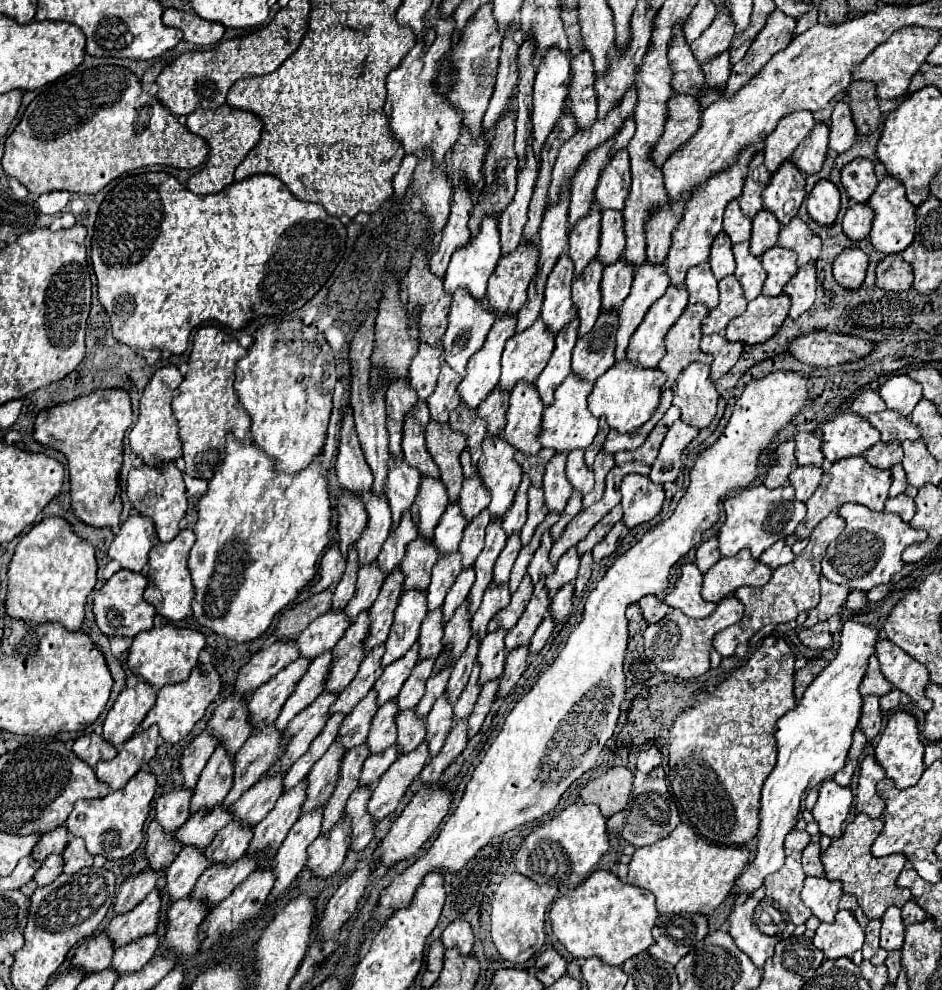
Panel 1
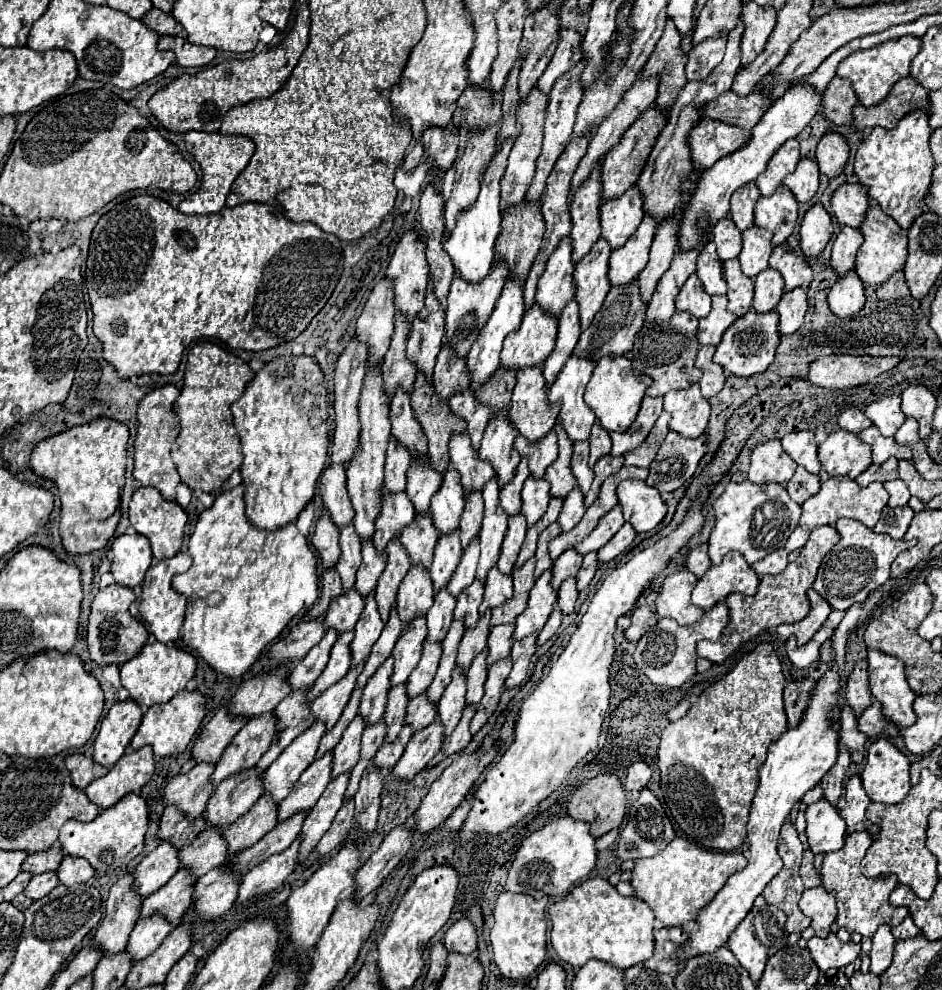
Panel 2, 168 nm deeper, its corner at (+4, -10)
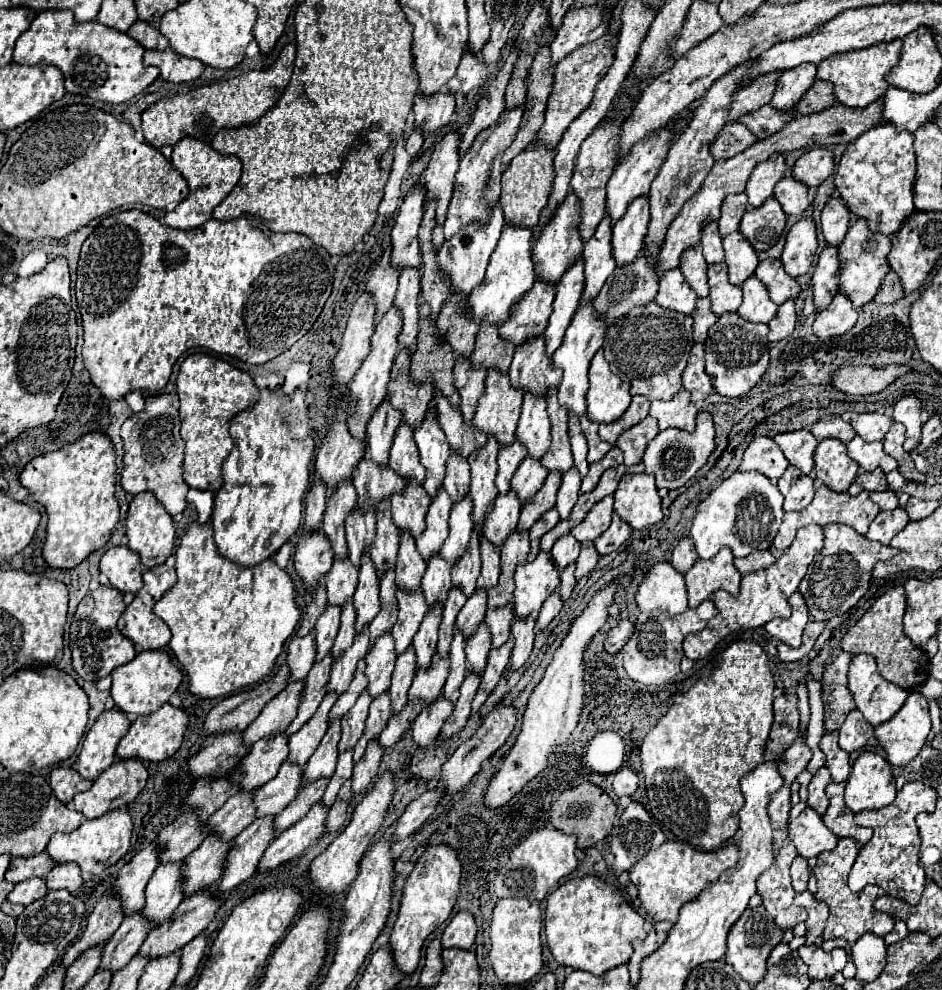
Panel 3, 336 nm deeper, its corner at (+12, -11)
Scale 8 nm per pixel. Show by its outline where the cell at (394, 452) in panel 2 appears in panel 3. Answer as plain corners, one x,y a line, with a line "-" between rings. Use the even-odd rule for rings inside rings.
386,398
372,414
366,426
366,440
368,440
368,454
374,462
386,466
390,454
390,440
394,440
394,428
402,422
402,412
390,404

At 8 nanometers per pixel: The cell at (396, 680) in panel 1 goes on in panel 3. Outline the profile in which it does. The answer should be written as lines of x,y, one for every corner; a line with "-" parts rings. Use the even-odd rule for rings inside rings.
398,588
396,600
398,600
398,620
392,628
392,636
396,640
396,652
400,654
412,644
412,638
418,632
424,614
428,612
428,604
422,596
422,590
408,592

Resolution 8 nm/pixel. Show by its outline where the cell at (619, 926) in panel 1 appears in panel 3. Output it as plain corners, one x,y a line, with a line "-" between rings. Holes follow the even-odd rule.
596,876
572,878
558,886
546,904
546,938
558,964
592,974
626,964
634,952
632,940
646,938
644,918
624,900
622,892

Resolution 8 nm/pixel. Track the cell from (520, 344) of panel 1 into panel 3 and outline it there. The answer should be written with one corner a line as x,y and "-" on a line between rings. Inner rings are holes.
536,280
534,288
530,288
530,292
526,292
510,310
510,318
500,326
500,336
518,346
528,338
542,334
552,314
554,296
554,284

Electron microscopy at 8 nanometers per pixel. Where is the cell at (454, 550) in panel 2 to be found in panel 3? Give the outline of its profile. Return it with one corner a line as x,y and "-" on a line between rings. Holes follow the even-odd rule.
444,486
438,488
438,494
432,498
432,504
426,512
426,528
416,538
418,552
424,560
428,560
434,552
440,550
442,540
446,540
446,528
448,528
448,514
452,508
452,500
446,494

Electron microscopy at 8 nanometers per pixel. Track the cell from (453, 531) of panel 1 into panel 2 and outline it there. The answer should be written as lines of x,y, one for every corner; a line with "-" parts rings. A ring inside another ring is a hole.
446,471
442,487
438,495
434,495
430,505
430,515
434,517
434,527
438,527
440,535
448,535
458,529
458,517
464,511
462,487
458,487
458,479
454,479
454,471

